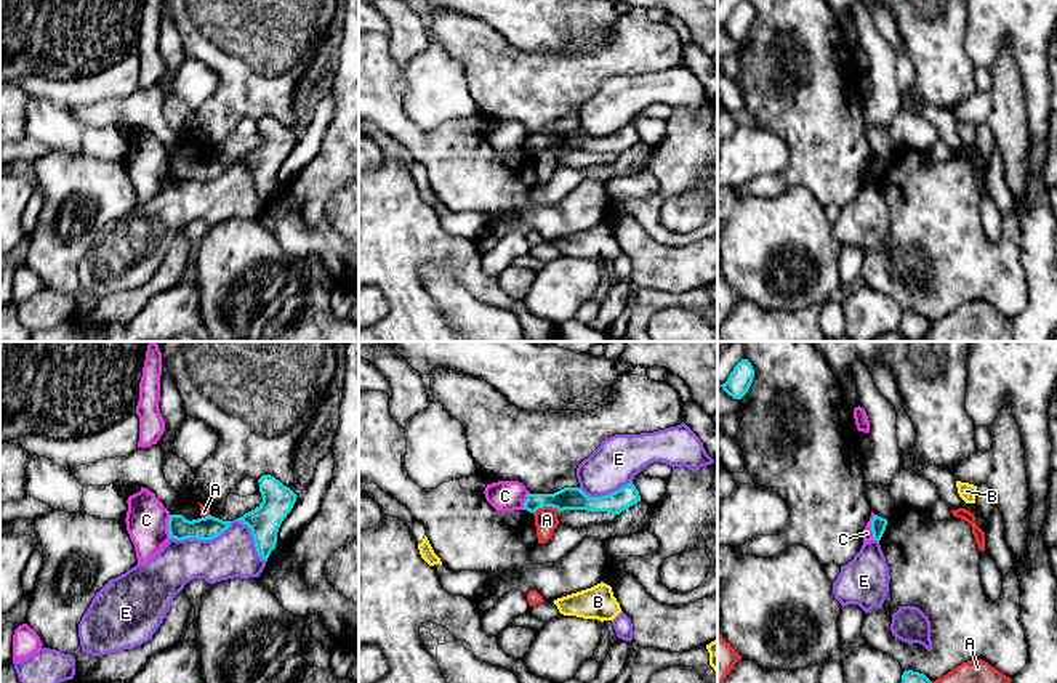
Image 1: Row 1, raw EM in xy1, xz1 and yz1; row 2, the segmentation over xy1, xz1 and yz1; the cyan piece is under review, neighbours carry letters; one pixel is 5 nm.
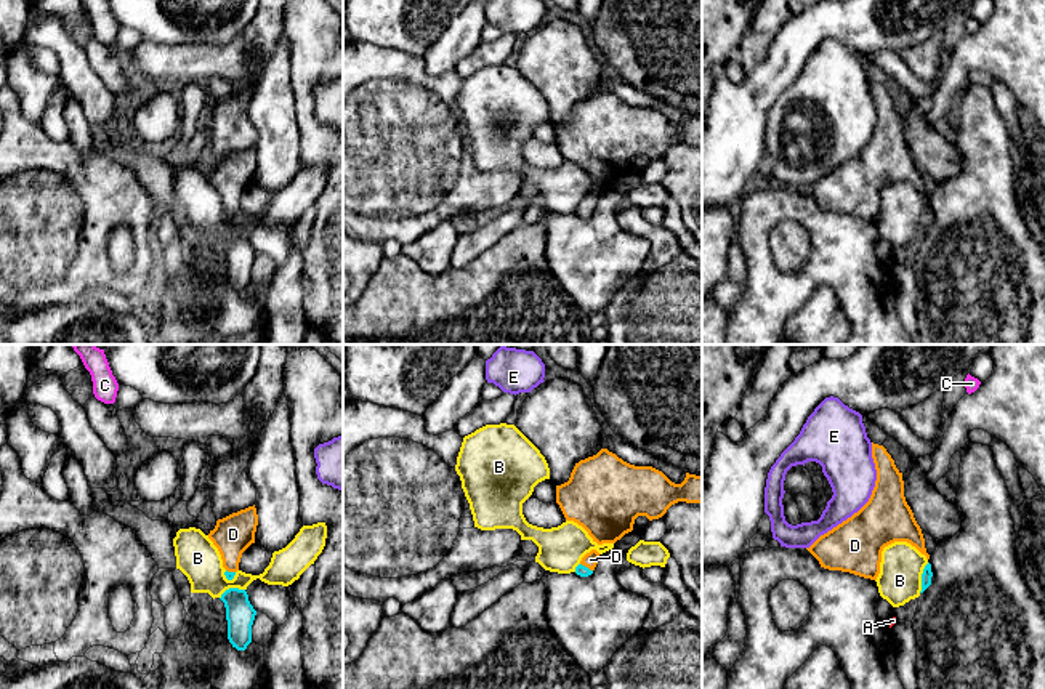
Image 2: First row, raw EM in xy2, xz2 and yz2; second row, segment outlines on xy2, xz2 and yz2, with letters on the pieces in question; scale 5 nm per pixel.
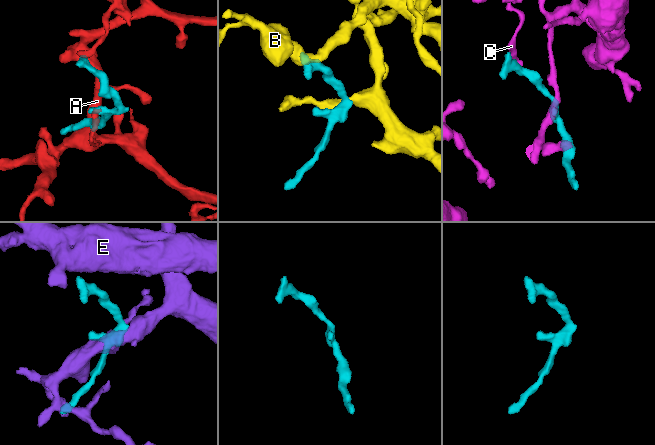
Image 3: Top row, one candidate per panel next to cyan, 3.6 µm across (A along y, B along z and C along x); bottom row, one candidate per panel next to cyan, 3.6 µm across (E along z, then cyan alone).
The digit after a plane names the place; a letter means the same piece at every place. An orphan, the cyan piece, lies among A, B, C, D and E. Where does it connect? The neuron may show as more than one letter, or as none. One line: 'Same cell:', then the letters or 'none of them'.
Same cell: D

